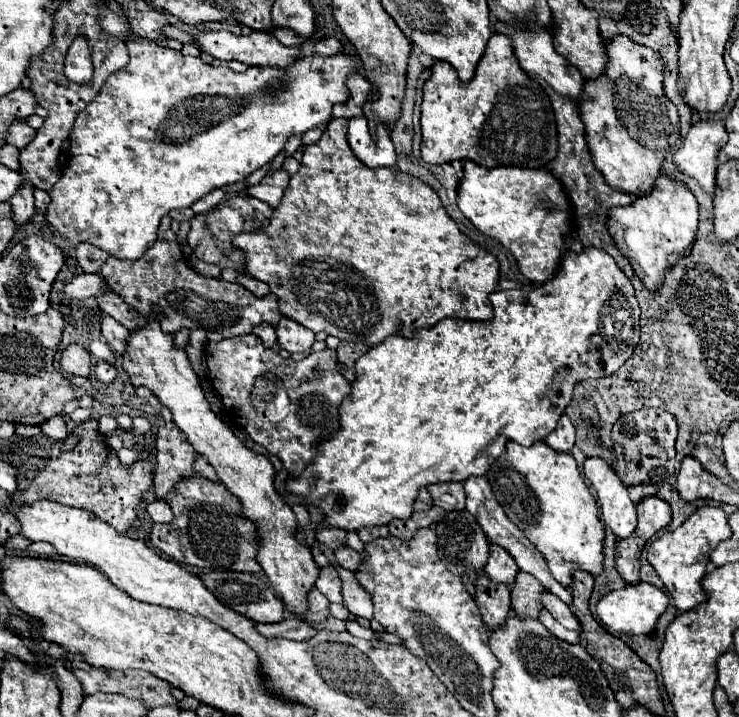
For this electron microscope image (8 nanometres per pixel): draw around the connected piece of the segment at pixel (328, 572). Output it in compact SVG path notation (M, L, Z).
M326 566L320 570L320 576L316 580L316 588L330 600L330 602L342 602L342 584L338 578L338 572L334 566Z

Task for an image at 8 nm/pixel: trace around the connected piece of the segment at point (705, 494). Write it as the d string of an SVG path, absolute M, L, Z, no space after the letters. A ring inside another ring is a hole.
M686 456L682 460L676 484L682 500L692 502L696 498L712 498L716 482L716 476L704 470L704 466L694 456Z

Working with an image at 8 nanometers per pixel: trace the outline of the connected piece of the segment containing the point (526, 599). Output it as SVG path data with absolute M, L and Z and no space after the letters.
M520 572L514 586L512 586L512 610L516 616L522 618L538 618L538 612L542 610L540 604L540 594L546 592L534 576Z

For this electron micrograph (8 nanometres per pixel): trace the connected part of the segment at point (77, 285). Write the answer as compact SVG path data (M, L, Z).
M80 274L72 282L66 284L64 292L68 298L96 298L100 294L100 288L106 288L106 282L100 274Z

